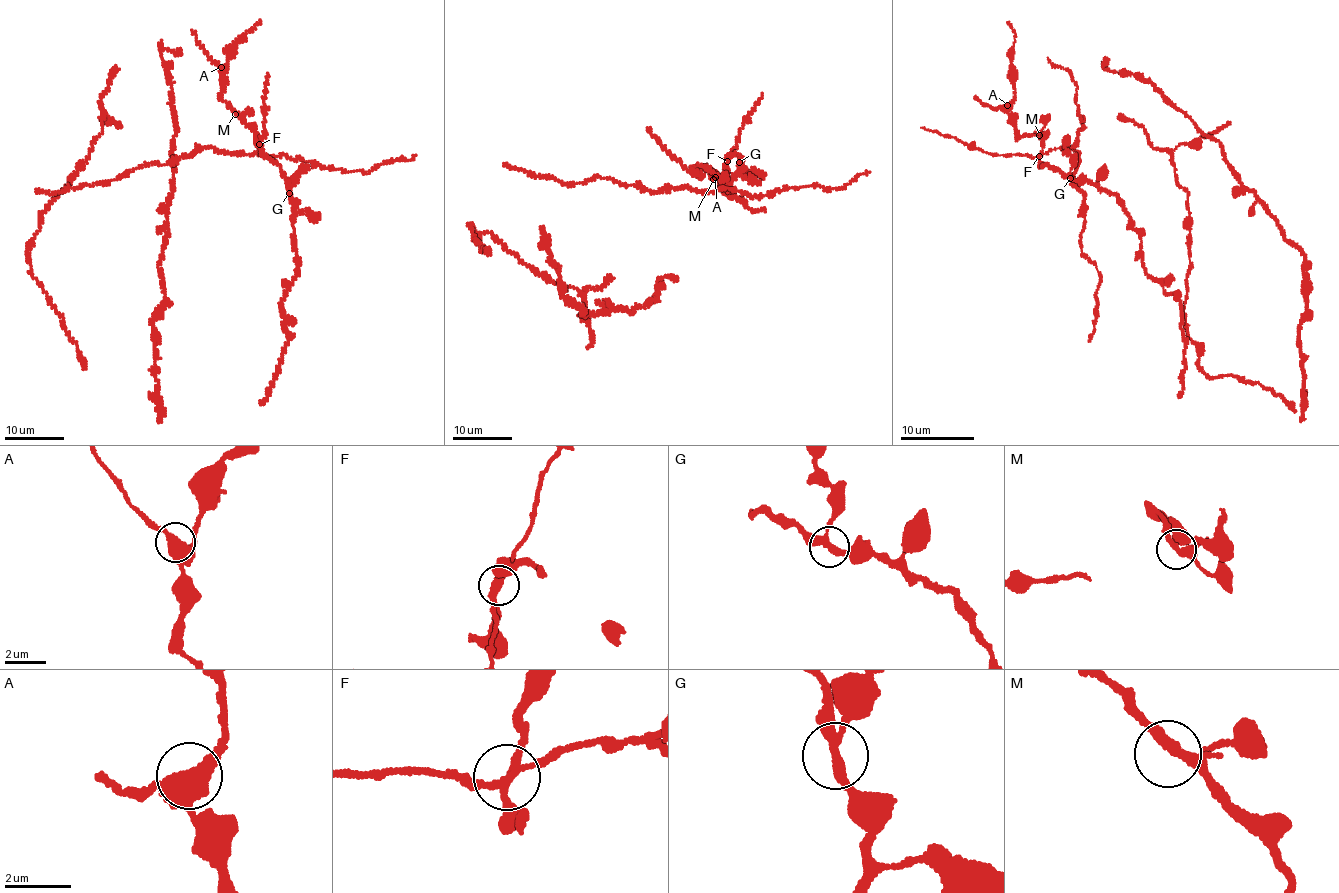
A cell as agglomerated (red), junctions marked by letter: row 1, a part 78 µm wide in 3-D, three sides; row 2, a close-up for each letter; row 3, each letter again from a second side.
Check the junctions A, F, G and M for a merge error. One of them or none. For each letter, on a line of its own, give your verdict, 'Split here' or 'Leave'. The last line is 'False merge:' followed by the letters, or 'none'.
A: Leave
F: Split here
G: Leave
M: Leave
False merge: F

